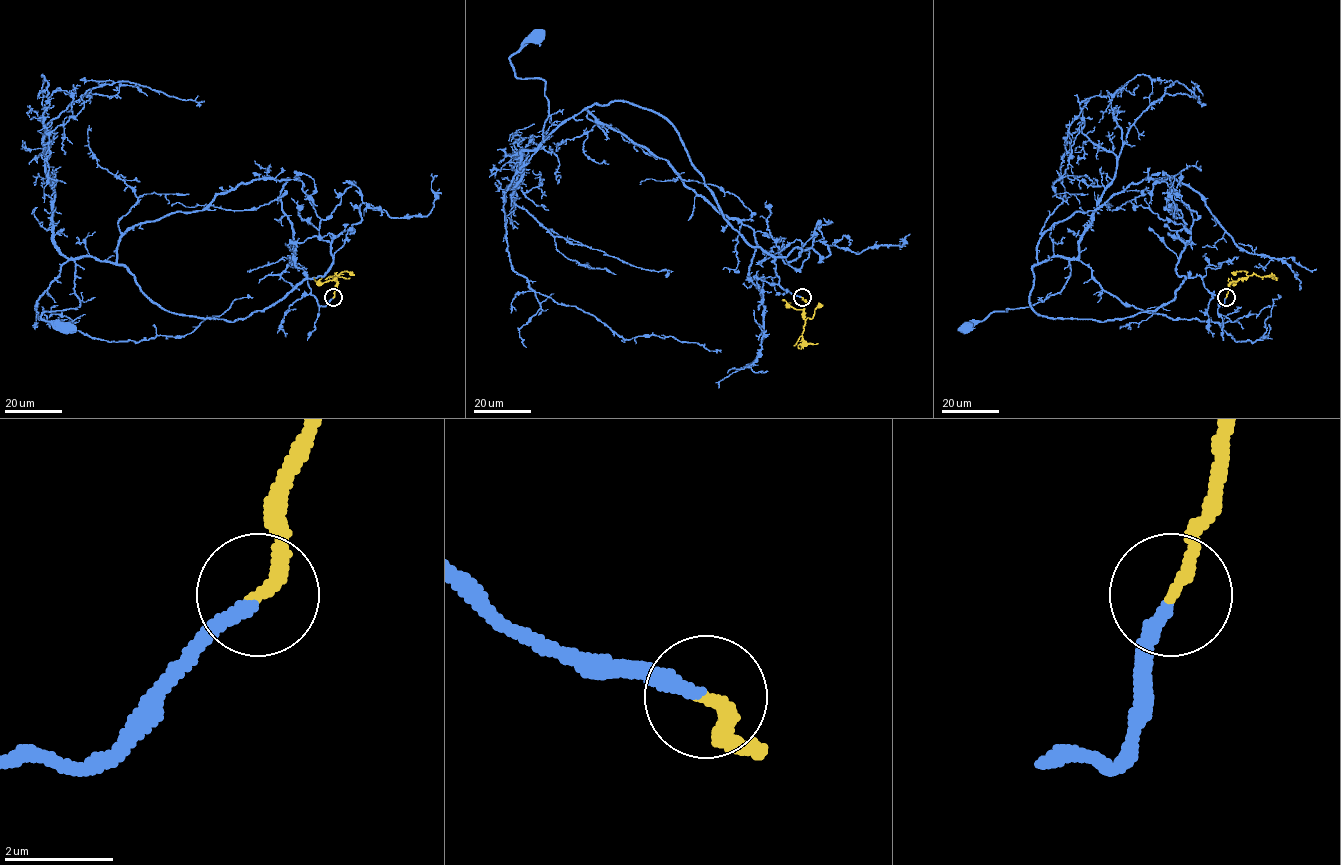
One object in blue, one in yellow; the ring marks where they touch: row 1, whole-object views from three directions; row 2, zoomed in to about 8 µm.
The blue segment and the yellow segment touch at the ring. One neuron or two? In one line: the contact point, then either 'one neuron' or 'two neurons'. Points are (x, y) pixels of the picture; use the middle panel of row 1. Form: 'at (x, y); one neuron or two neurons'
at (802, 297); one neuron

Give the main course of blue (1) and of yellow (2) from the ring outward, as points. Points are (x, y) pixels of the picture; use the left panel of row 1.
1: (333, 298), (306, 276), (234, 321), (183, 316), (78, 256), (80, 306), (41, 316), (68, 328)
2: (333, 297), (337, 281), (335, 274), (333, 276), (350, 278)

